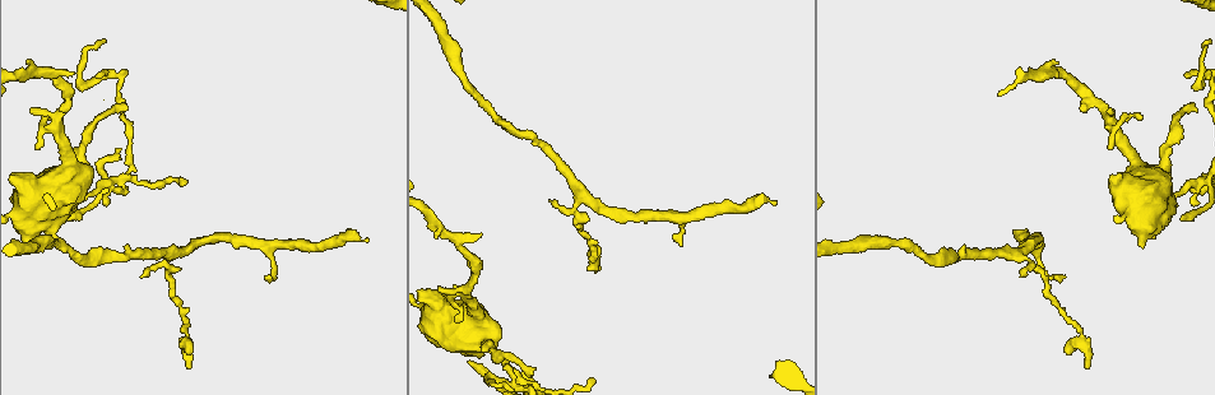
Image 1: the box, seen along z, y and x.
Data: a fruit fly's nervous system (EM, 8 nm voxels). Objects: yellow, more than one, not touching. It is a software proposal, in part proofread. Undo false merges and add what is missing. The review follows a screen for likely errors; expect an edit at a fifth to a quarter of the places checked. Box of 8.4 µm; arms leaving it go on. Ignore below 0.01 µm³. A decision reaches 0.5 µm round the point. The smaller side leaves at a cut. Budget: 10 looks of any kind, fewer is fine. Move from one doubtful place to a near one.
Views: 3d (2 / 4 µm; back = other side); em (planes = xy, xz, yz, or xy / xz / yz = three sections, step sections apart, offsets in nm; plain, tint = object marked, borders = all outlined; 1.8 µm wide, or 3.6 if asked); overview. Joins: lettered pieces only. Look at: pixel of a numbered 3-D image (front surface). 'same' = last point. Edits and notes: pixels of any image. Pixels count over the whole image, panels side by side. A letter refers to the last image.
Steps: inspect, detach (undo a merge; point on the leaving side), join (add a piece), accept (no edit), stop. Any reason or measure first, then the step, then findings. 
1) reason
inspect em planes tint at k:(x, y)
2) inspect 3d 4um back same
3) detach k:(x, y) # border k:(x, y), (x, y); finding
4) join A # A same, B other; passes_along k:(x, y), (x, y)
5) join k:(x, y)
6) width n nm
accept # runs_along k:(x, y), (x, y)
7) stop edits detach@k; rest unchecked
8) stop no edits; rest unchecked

abrupt turn
inspect 3d 2um back at 1:(1203, 179)

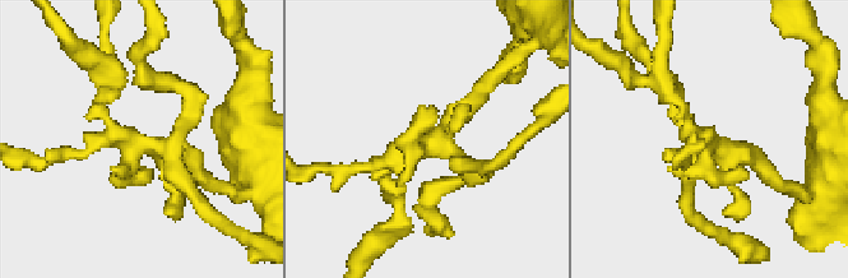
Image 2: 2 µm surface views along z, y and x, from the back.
now the EM
inspect em planes borders at 2:(438, 136)

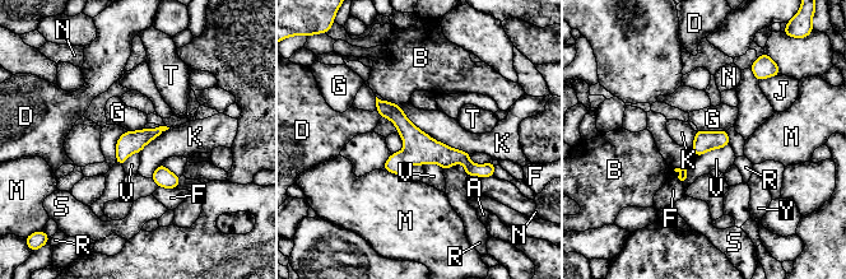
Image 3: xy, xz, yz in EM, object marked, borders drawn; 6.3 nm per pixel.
longest_contact K 550 nm
accept # A other, B other, D other, F other, G other, J other, K other, M other, N other, R other, S other, T other, V other, Y other; border 3:(698, 129), (725, 131); all the same cell

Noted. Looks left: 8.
a fork
inspect em xz step 4 borders at 1:(57, 128)

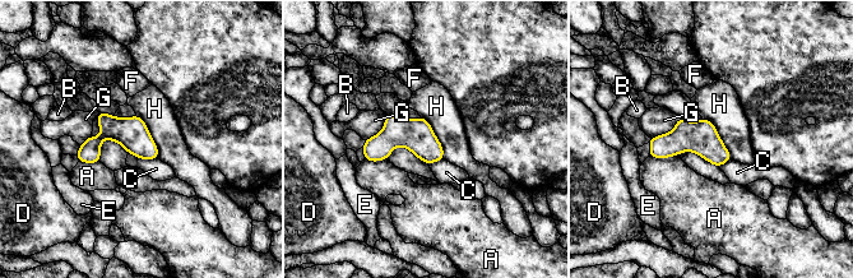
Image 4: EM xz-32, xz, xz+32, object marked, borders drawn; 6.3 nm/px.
inspect em planes borders same

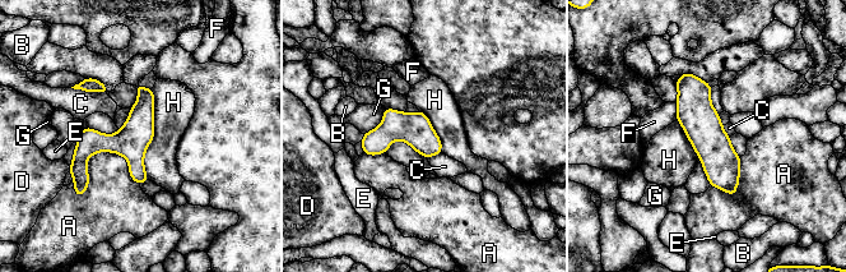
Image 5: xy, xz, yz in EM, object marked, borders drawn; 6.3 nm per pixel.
width 200 nm; longest_contact H 600 nm
accept # A other, B other, C other, D other, E other, F other, G other, H other; all the same cell

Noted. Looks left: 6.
inspect 3d 2um at 1:(73, 72)

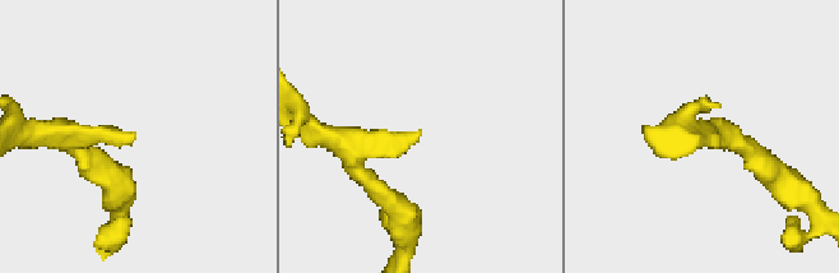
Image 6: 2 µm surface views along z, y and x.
arm_widths 170, 220 nm
inspect em planes tint at 6:(419, 135)

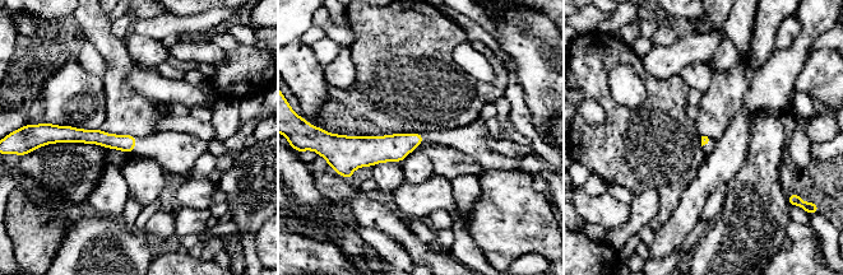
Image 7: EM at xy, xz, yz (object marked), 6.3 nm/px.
inspect em planes borders same

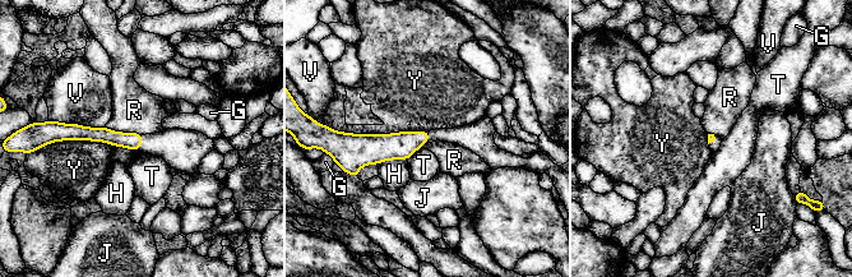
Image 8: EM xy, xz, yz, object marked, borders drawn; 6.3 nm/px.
accept # G other, H other, J other, R other, T other, V other, Y other; no lettered piece goes on from it

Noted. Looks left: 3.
free end
inspect em 3.6um planes borders at 1:(366, 238)

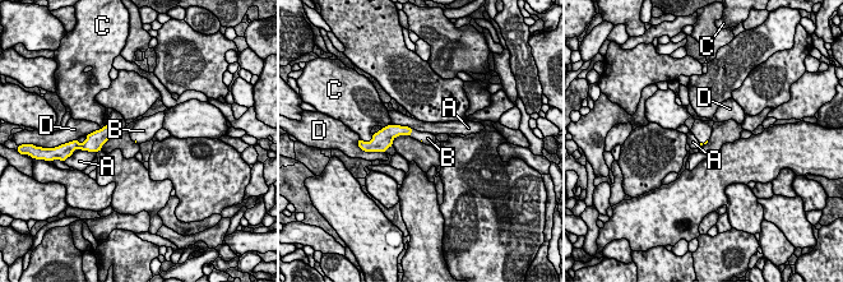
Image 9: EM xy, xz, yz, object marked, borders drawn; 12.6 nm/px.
join B # A other, B same, C other, D other; it goes on there

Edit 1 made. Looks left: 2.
stop edits join@9; rest unchecked

